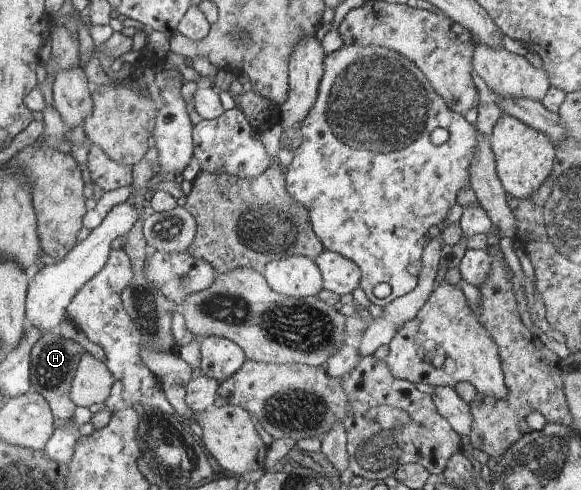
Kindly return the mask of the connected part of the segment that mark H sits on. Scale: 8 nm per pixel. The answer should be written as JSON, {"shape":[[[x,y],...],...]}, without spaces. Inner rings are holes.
{"shape":[[[54,330],[41,336],[32,349],[32,381],[35,389],[45,396],[52,406],[56,428],[66,426],[74,417],[78,405],[72,400],[72,385],[85,349],[75,340],[63,337]]]}

